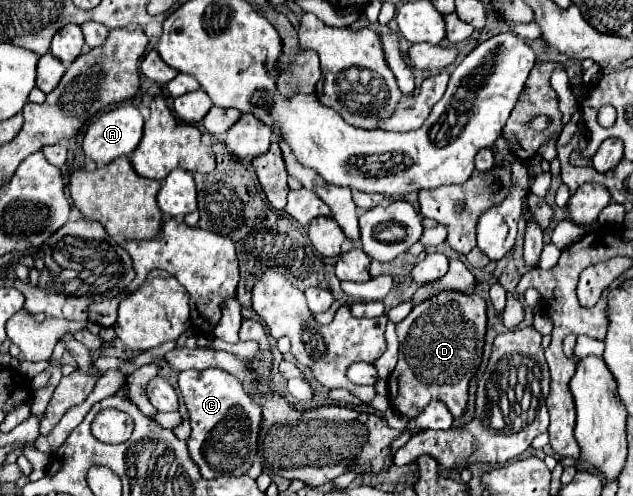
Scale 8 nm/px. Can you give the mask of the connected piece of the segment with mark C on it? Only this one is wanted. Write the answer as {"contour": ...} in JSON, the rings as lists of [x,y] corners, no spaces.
{"contour":[[[191,369],[179,373],[179,391],[191,419],[191,435],[187,439],[189,457],[199,467],[201,475],[205,479],[245,475],[257,455],[261,409],[245,393],[241,381],[223,369]]]}

